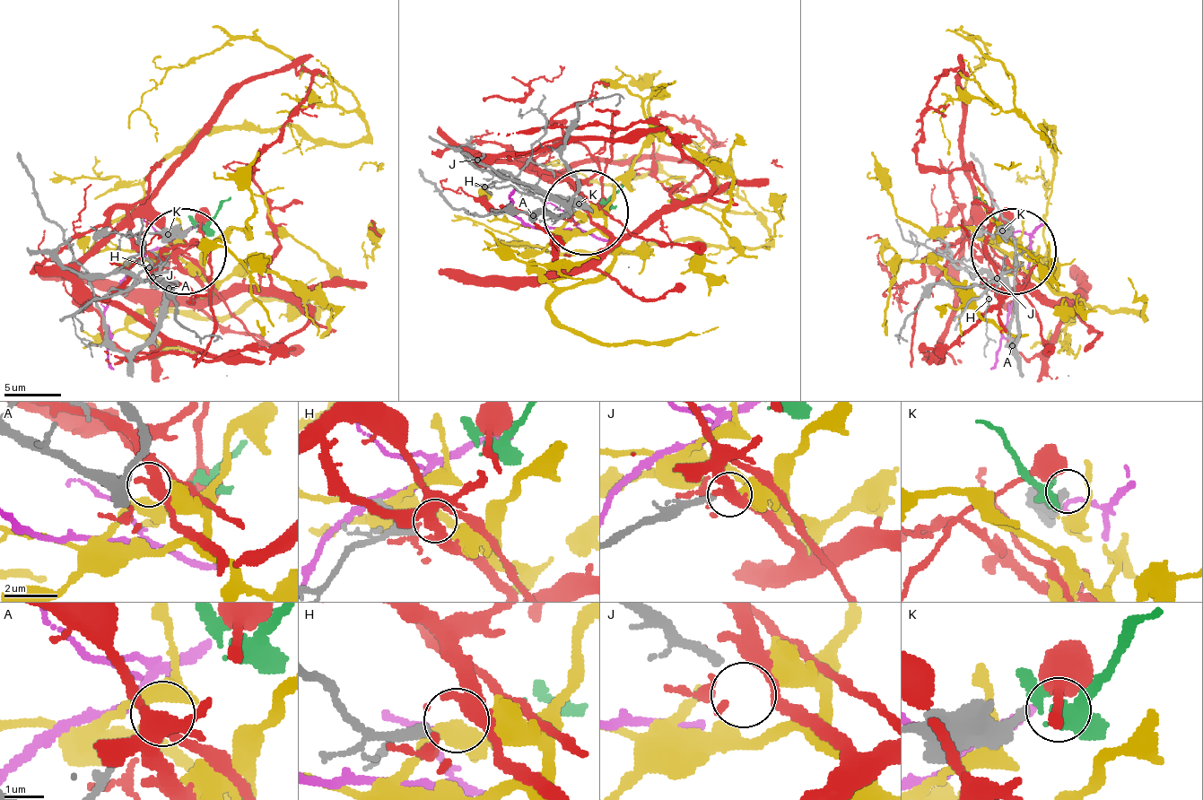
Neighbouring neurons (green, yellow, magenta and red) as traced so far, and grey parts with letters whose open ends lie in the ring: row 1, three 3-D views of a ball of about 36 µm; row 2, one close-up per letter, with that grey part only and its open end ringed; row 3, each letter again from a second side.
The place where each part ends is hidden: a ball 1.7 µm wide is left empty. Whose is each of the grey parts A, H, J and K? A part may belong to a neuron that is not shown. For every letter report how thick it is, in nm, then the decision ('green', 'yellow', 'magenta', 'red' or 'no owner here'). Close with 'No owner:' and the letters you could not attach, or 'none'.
A: 170 nm thick; no owner here
H: 240 nm thick; no owner here
J: 240 nm thick; no owner here
K: 320 nm thick; no owner here
No owner: A, H, J, K

